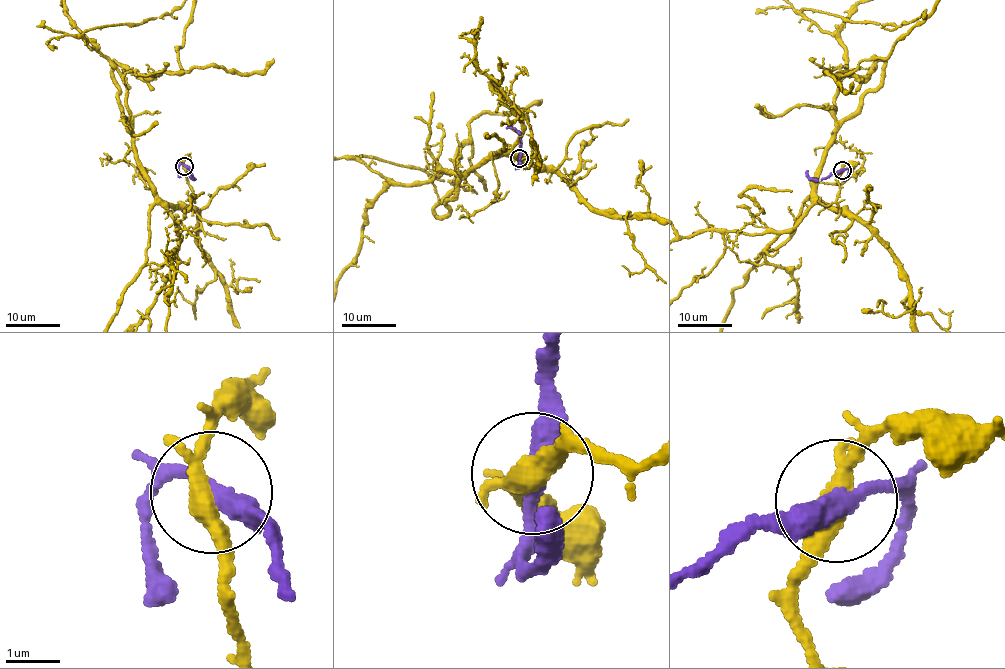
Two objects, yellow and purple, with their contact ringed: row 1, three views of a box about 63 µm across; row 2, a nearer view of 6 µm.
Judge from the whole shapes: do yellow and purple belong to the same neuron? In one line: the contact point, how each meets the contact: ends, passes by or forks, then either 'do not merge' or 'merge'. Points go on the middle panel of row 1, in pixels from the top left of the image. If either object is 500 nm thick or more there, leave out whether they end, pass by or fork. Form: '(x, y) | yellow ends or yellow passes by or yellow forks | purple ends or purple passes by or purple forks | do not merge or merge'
(519, 158) | yellow forks | purple passes by | do not merge

